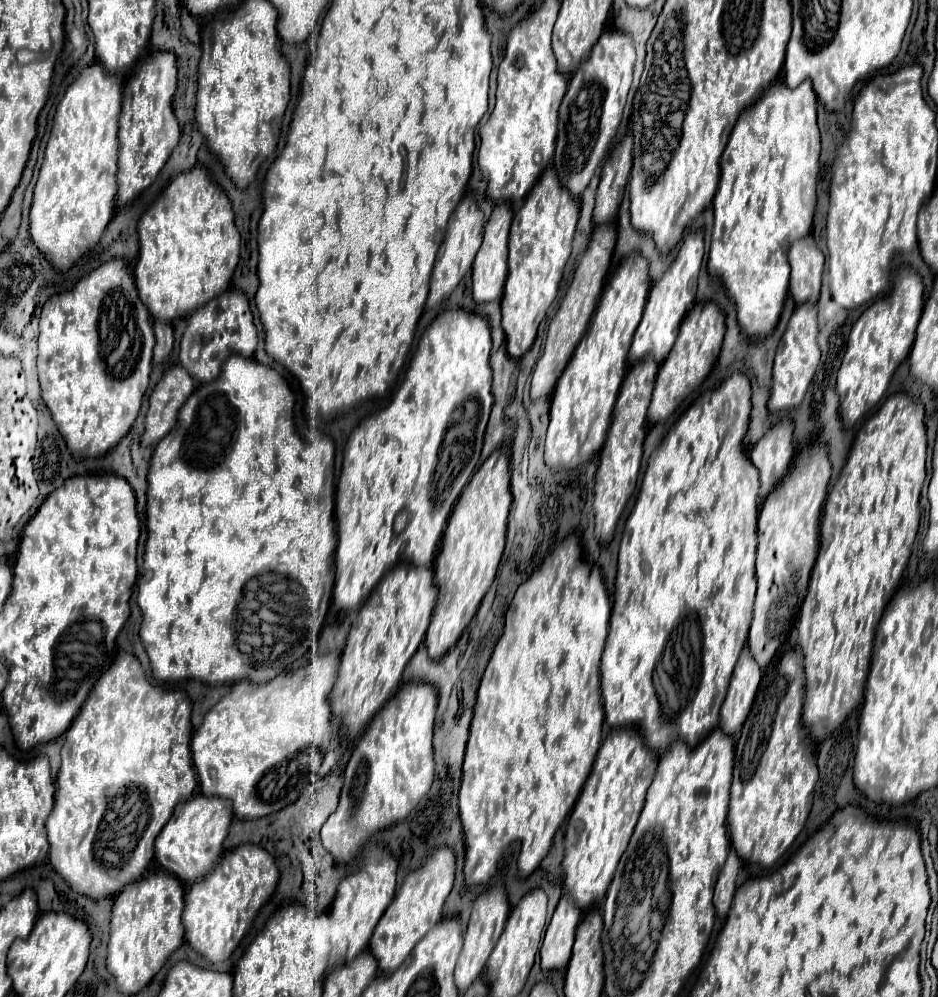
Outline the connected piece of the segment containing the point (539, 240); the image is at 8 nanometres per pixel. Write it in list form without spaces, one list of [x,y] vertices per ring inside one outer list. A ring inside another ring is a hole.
[[[548,167],[514,219],[510,235],[508,281],[502,297],[502,327],[506,333],[506,349],[514,359],[520,359],[532,347],[538,325],[558,295],[562,271],[572,253],[578,213],[580,207],[576,199],[570,195],[570,191],[566,191],[566,187],[562,187],[556,171]]]

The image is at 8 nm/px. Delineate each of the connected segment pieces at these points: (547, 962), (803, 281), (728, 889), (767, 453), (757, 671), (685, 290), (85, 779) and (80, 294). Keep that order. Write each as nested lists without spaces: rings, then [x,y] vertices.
[[[562,895],[554,917],[546,929],[546,937],[540,949],[542,957],[542,969],[566,969],[572,945],[574,945],[574,933],[580,923],[580,909],[574,905],[570,895]]]
[[[808,235],[792,243],[788,261],[792,267],[790,275],[790,295],[800,303],[816,303],[822,287],[824,253],[816,247],[814,239]]]
[[[730,849],[728,861],[726,861],[724,869],[720,871],[720,877],[718,877],[716,889],[714,889],[714,907],[716,907],[716,915],[720,919],[726,919],[726,915],[728,915],[730,907],[732,907],[738,869],[740,869],[740,859],[738,859],[736,851]]]
[[[782,419],[750,451],[750,461],[760,471],[760,499],[766,499],[788,473],[794,457],[792,431],[792,421]]]
[[[744,647],[732,673],[726,699],[722,703],[720,727],[722,731],[726,731],[726,735],[736,735],[742,729],[754,703],[760,681],[762,681],[762,669],[750,655],[748,647]]]
[[[690,233],[684,239],[680,253],[674,259],[674,263],[668,267],[664,277],[660,281],[656,281],[650,289],[648,303],[646,303],[646,309],[644,309],[644,317],[642,317],[642,321],[640,321],[636,333],[634,333],[634,341],[632,341],[632,347],[630,347],[630,353],[628,353],[630,363],[636,363],[638,359],[644,359],[646,355],[652,355],[658,363],[664,363],[666,355],[670,353],[670,349],[676,341],[682,319],[686,317],[686,313],[694,305],[702,257],[704,257],[704,237],[702,237],[702,233]]]
[[[120,651],[116,661],[110,665],[110,669],[98,679],[90,697],[82,705],[82,711],[78,713],[78,717],[74,719],[74,723],[66,731],[64,747],[62,747],[62,767],[60,767],[58,779],[56,779],[56,805],[46,821],[46,833],[48,833],[48,843],[50,843],[52,867],[80,895],[86,895],[94,901],[114,897],[114,895],[118,895],[118,891],[122,891],[122,887],[126,887],[126,883],[134,883],[134,879],[142,879],[142,875],[146,875],[148,865],[154,857],[154,839],[158,837],[158,831],[162,831],[162,827],[170,819],[174,807],[178,803],[184,803],[186,799],[190,799],[194,793],[194,787],[196,787],[196,771],[194,771],[192,755],[190,755],[190,739],[192,739],[190,709],[192,709],[192,705],[190,705],[190,699],[184,691],[164,691],[162,687],[150,685],[140,661],[134,655]]]
[[[112,259],[86,275],[72,291],[50,297],[42,307],[38,337],[38,373],[42,399],[66,439],[74,459],[102,457],[132,429],[150,383],[154,329],[150,313],[138,297],[136,283],[122,259]]]

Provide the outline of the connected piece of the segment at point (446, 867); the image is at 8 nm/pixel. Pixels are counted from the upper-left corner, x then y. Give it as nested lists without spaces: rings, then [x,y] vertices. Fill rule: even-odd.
[[[450,847],[436,849],[432,857],[426,859],[426,863],[408,873],[400,891],[396,893],[394,901],[382,915],[382,919],[376,925],[376,931],[370,939],[370,951],[380,961],[380,971],[390,973],[396,971],[404,959],[410,955],[414,945],[442,919],[442,905],[452,891],[454,883],[454,869],[456,869],[456,857]]]

